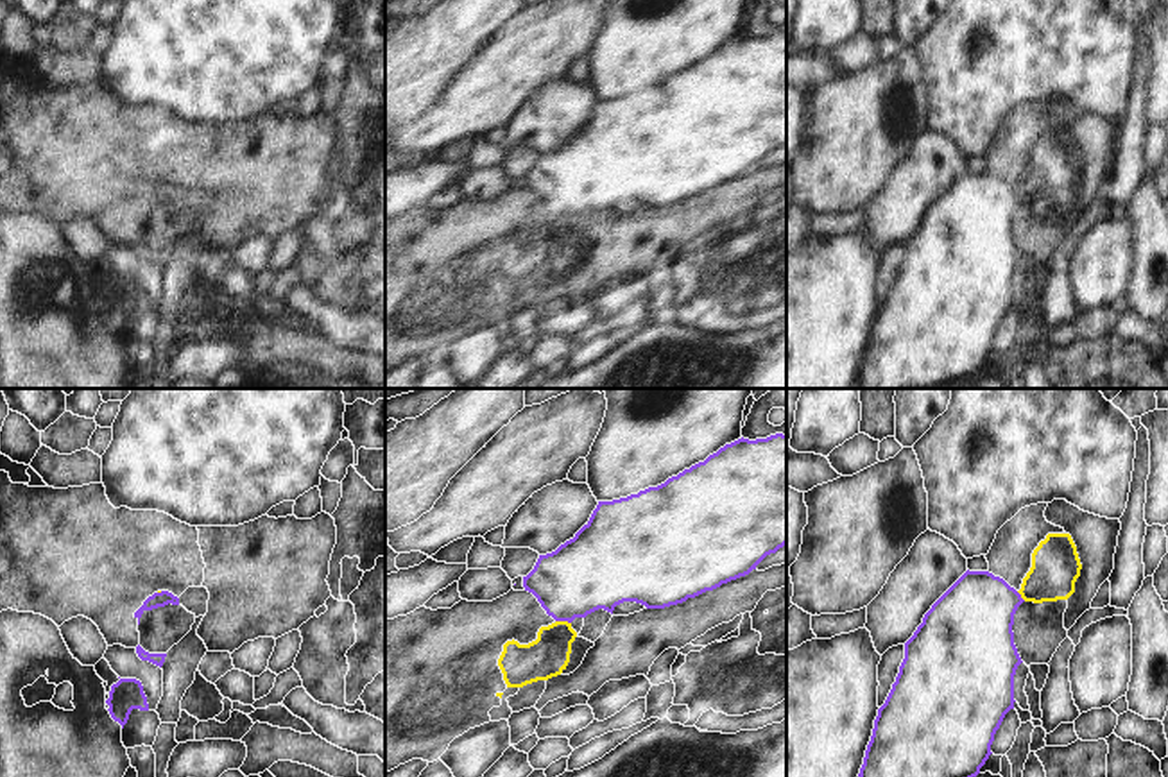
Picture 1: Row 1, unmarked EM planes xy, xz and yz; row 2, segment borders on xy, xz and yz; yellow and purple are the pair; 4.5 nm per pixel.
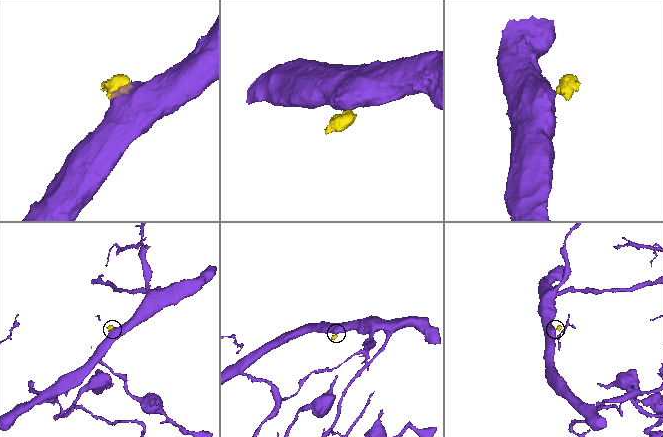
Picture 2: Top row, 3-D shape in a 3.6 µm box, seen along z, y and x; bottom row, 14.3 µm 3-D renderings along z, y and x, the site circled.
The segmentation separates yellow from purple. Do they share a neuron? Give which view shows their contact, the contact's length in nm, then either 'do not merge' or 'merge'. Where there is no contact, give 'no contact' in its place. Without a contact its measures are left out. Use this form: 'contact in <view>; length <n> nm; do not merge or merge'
contact in xz; length 70 nm; do not merge

